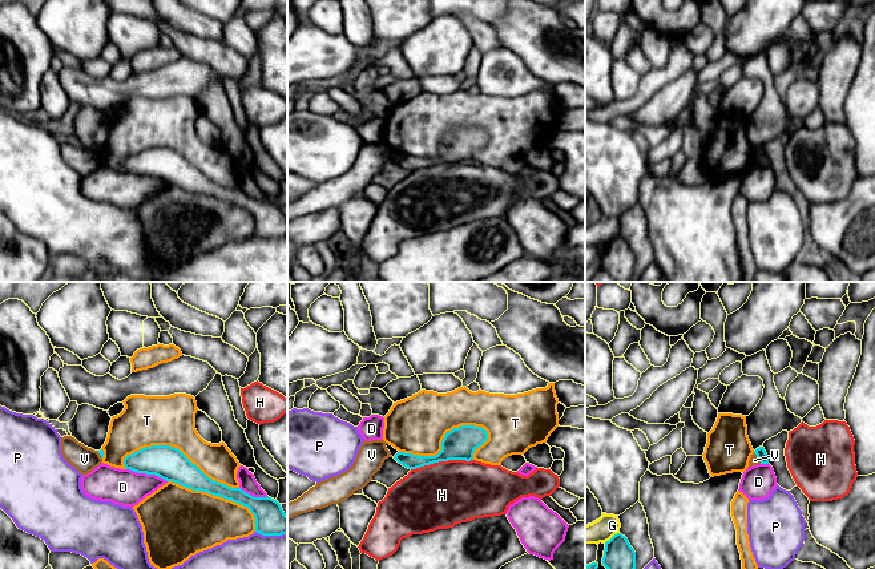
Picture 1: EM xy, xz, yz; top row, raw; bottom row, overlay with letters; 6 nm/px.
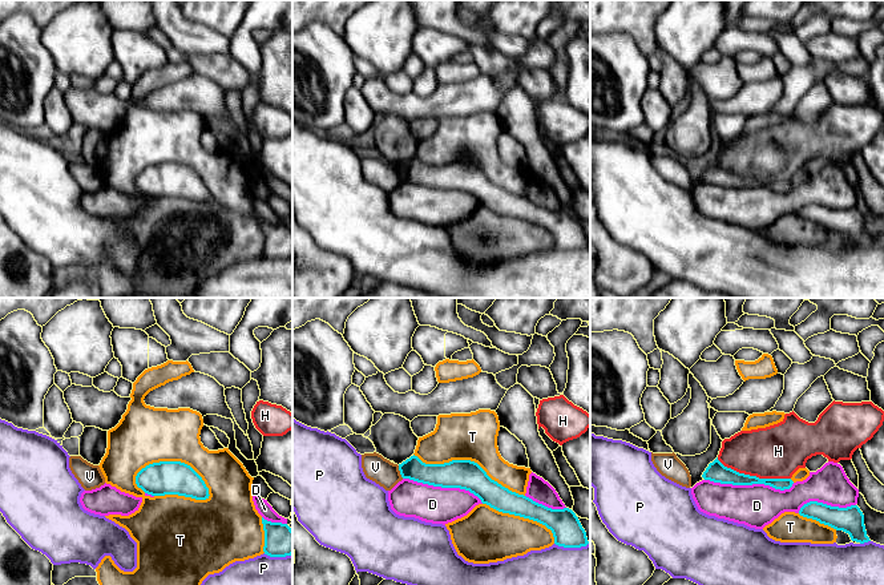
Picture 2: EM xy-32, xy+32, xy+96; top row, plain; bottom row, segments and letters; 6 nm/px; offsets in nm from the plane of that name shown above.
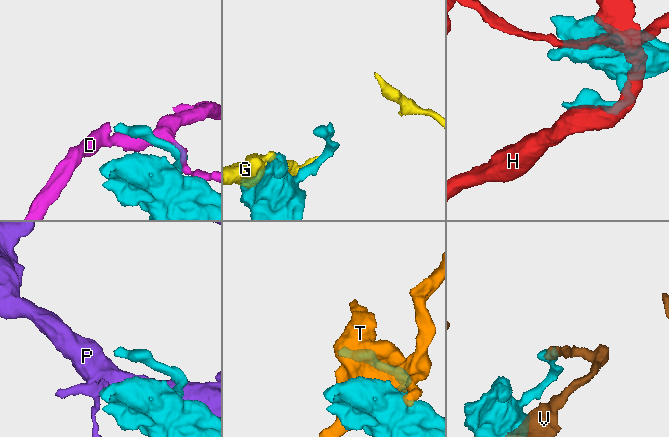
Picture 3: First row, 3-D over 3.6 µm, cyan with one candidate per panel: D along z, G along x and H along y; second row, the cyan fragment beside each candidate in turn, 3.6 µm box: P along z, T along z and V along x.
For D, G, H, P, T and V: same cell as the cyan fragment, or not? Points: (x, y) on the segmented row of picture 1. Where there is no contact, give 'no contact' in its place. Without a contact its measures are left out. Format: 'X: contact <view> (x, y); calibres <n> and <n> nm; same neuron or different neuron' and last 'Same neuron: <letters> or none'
D: contact xy (146, 473); calibres 200 and 220 nm; different neuron
G: contact yz (612, 537); calibres 180 and 140 nm; different neuron
H: contact xz (442, 460); calibres 190 and 400 nm; different neuron
P: contact xy (271, 535); calibres 190 and 200 nm; different neuron
T: contact xz (442, 442); calibres 190 and 340 nm; different neuron
V: contact yz (757, 456); calibres 70 and 50 nm; different neuron
Same neuron: none

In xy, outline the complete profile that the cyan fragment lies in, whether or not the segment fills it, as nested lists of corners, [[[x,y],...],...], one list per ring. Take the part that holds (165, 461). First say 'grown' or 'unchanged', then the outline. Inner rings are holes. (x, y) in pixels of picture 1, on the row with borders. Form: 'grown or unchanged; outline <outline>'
unchanged; outline [[[170,445],[145,447],[124,459],[124,465],[137,473],[156,475],[193,491],[207,492],[247,507],[255,518],[255,532],[262,536],[287,533],[287,516],[271,497],[254,497],[207,477],[180,449]]]

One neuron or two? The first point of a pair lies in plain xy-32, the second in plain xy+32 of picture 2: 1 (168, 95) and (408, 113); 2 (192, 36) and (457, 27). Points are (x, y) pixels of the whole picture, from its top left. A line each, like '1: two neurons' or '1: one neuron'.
1: one neuron
2: two neurons

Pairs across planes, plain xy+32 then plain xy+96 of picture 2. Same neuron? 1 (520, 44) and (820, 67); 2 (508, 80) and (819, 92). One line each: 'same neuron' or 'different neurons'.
1: different neurons
2: different neurons

